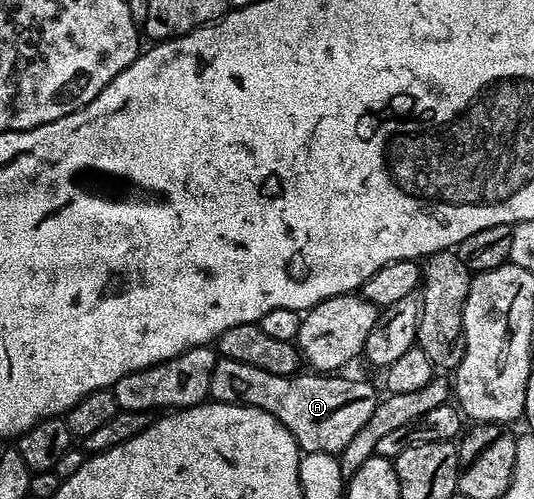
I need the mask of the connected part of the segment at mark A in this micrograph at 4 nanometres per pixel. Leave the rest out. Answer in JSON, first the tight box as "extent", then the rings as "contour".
{"extent":[209,359,380,453],"contour":[[[219,359],[212,370],[212,386],[209,399],[220,404],[243,404],[272,414],[292,434],[302,452],[342,453],[348,442],[363,429],[376,410],[380,393],[366,380],[349,380],[346,374],[309,374],[310,376],[281,376],[272,374],[260,366],[248,366],[248,362]]]}

